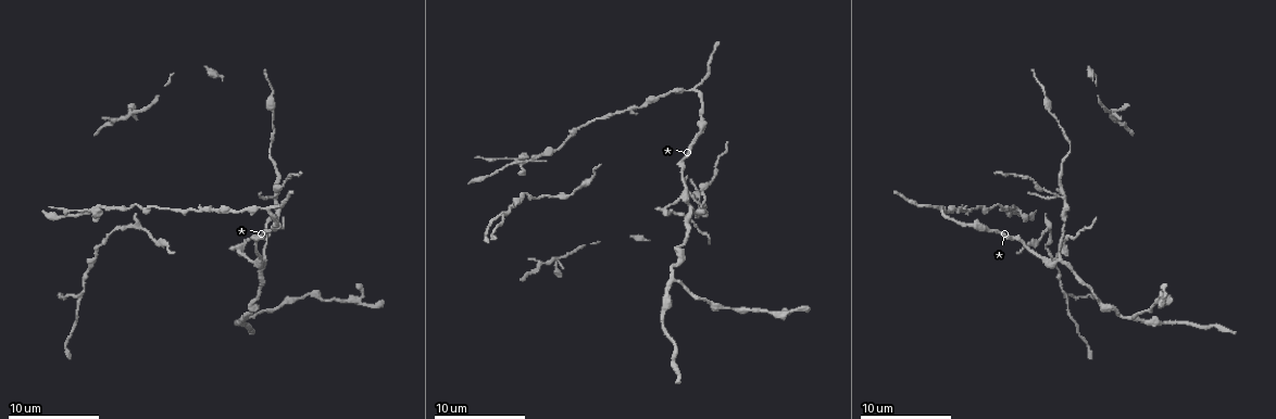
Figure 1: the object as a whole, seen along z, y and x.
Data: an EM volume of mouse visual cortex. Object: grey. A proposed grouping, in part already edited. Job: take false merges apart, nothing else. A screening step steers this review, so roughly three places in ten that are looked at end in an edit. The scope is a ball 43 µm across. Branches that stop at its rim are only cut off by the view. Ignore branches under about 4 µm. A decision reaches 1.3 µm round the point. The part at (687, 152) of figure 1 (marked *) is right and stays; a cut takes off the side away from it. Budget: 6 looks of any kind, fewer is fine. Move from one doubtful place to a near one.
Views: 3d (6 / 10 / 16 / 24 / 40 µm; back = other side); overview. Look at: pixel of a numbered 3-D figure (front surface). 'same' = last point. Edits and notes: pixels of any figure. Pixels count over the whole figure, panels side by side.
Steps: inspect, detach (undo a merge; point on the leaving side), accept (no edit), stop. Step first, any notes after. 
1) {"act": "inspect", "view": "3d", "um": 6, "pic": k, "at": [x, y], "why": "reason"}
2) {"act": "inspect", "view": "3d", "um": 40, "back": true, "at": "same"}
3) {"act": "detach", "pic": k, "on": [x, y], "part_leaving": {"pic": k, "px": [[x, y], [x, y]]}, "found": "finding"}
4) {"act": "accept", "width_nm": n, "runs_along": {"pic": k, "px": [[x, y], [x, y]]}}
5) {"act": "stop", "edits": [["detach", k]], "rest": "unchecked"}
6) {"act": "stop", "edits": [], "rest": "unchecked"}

{"act": "inspect", "view": "3d", "um": 10, "pic": 1, "at": [692, 90], "why": "branch point"}

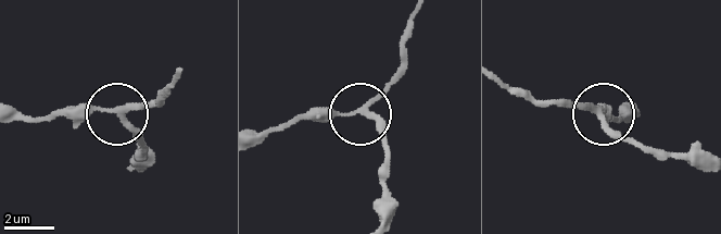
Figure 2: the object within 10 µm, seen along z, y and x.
{"act": "accept", "side_arm_um": 7, "runs_along": {"pic": 2, "px": [[705, 155], [643, 150], [611, 136], [599, 114], [558, 105]]}, "found": "one neuron here"}

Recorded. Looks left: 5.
{"act": "inspect", "view": "3d", "um": 10, "pic": 1, "at": [210, 207], "why": "sudden change in width"}

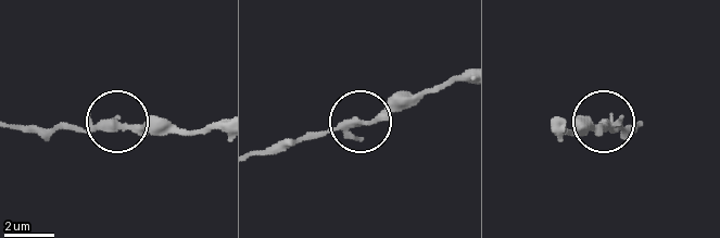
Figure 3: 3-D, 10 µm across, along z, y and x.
{"act": "accept", "width_nm": 260, "runs_along": {"pic": 3, "px": [[220, 124], [140, 130], [121, 124], [54, 124]]}, "found": "one neuron here"}

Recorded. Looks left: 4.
{"act": "inspect", "view": "3d", "um": 10, "pic": 1, "at": [1048, 266], "why": "three-way junction"}

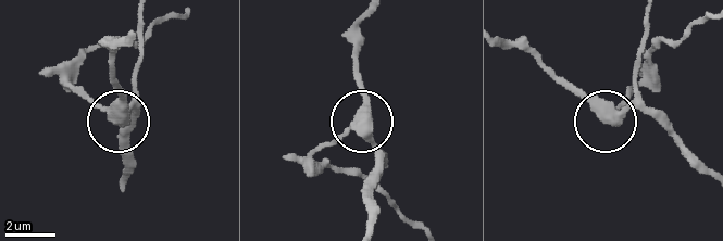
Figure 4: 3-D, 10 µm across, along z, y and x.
{"act": "accept", "width_nm": 380, "found": "all the same neuron"}

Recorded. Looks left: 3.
{"act": "stop", "edits": [], "rest": "unchecked"}

